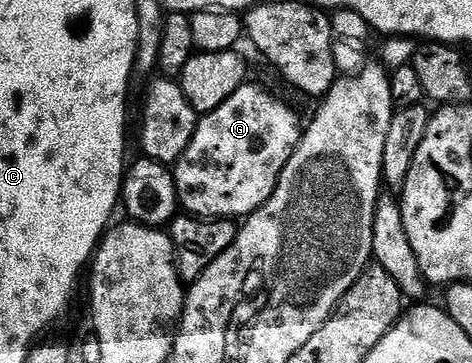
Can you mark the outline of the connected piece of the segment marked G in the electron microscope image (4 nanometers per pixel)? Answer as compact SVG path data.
M241 88L220 107L199 119L193 138L174 166L174 198L183 213L196 220L247 219L270 200L280 173L302 137L302 122L282 102L264 92Z

